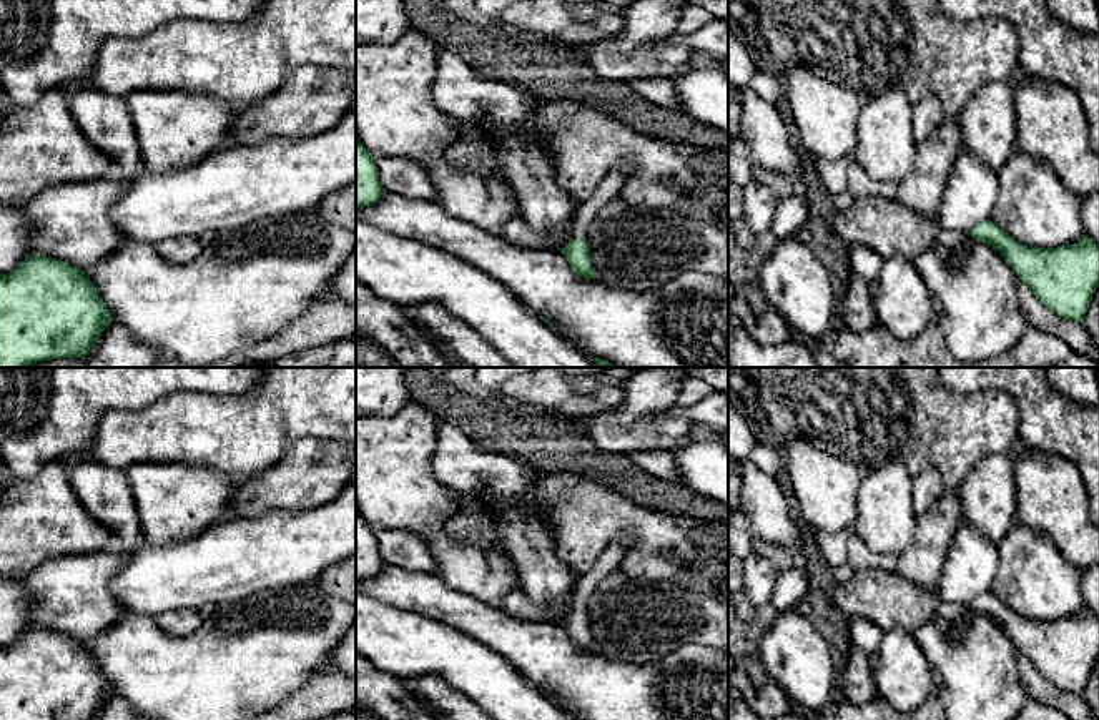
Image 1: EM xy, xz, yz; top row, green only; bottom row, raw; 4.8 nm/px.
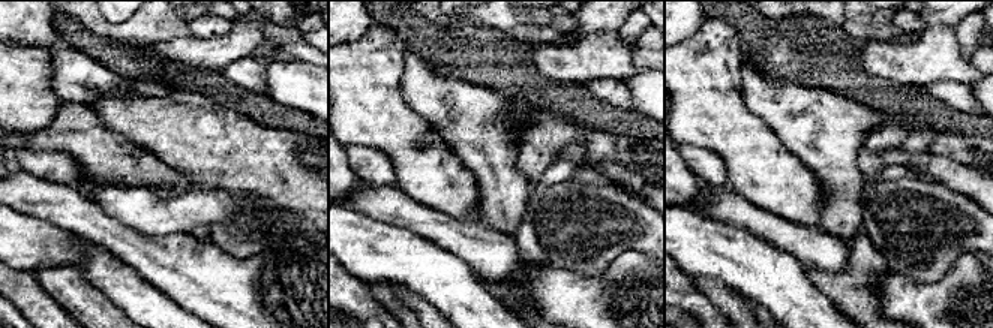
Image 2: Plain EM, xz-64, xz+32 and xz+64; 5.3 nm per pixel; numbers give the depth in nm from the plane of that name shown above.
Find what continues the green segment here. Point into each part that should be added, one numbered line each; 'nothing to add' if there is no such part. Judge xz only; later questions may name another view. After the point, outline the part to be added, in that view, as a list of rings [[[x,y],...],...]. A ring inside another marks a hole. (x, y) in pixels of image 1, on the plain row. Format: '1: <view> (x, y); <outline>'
1: xz (609, 561); [[[620,535],[614,544],[607,547],[604,554],[599,555],[594,567],[585,575],[579,575],[572,592],[572,612],[587,612],[589,600],[599,582],[620,567],[620,559],[625,552],[625,542],[627,535]]]

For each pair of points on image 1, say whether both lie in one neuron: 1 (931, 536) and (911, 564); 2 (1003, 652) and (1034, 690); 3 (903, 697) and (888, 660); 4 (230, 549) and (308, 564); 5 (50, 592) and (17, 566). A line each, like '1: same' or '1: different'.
1: same
2: different
3: same
4: same
5: different

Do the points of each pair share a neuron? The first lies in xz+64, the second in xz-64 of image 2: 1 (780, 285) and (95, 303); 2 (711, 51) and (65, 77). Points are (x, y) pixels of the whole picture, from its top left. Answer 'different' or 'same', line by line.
1: different
2: different

